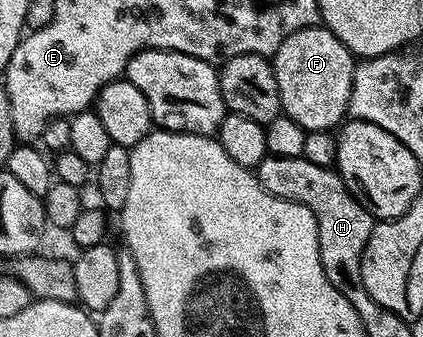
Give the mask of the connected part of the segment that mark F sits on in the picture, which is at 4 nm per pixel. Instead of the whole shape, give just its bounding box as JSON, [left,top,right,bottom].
[272,26,356,132]

